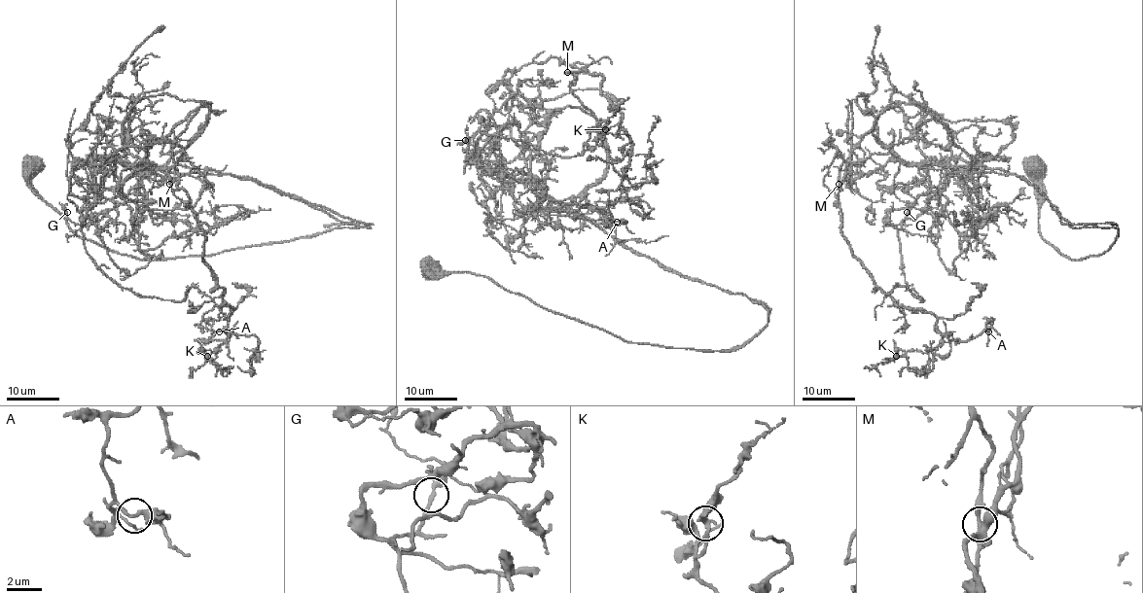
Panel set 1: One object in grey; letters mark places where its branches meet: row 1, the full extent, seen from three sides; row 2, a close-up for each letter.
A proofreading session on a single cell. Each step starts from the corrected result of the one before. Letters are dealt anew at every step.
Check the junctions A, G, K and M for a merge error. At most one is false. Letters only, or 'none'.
M

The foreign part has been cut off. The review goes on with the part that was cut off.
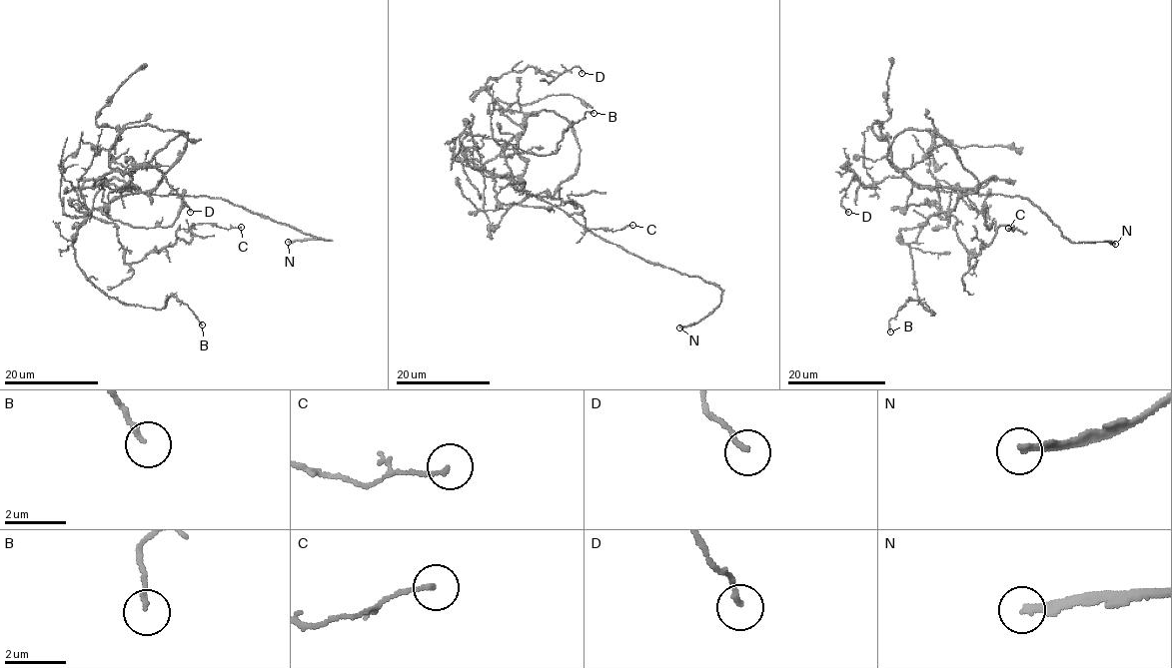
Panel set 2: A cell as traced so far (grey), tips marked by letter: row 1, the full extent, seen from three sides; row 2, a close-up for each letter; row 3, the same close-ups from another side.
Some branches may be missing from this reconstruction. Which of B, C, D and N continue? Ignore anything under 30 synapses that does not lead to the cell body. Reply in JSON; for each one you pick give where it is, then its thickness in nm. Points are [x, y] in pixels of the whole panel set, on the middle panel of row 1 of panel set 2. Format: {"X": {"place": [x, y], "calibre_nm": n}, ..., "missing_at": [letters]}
{"N": {"place": [679, 328], "calibre_nm": 200}, "missing_at": ["N"]}

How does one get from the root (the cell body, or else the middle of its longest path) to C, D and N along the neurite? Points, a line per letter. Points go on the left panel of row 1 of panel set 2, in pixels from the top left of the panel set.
C: (122, 196), (89, 214), (114, 224), (126, 263), (140, 262), (179, 239), (189, 242), (193, 224), (241, 227)
D: (122, 196), (102, 185), (100, 177), (101, 182), (96, 186), (94, 183), (112, 172), (156, 168), (190, 212)
N: (122, 196), (147, 193), (225, 199), (254, 214), (330, 241), (288, 242)

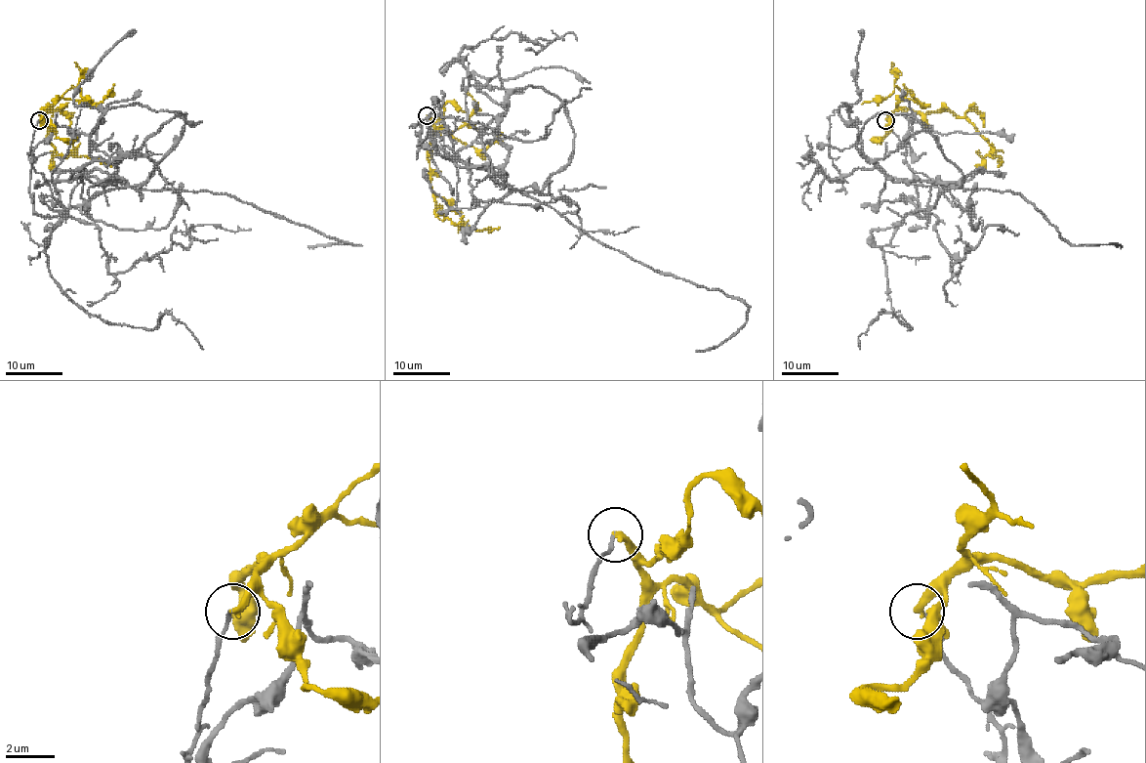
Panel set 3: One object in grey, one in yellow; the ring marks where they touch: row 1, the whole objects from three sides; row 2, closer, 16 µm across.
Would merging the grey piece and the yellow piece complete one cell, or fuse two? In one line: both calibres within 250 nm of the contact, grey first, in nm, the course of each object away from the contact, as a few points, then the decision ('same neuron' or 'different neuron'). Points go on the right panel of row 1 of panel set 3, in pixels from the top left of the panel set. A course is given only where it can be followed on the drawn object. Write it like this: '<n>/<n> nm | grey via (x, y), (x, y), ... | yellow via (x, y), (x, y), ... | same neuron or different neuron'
120/280 nm | grey via (885, 119), (906, 148), (919, 216), (928, 217), (947, 190), (1010, 191), (1032, 204), (1067, 243), (1122, 247) | yellow via (885, 119), (898, 109), (953, 110), (990, 146), (989, 154), (1000, 158), (998, 167) | different neuron

